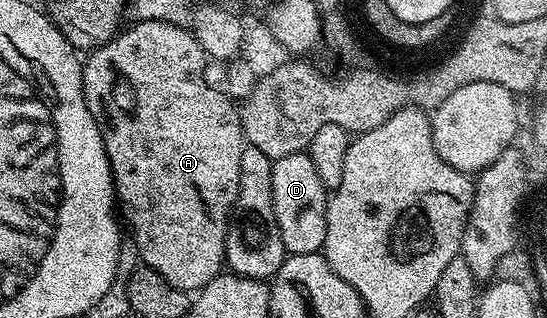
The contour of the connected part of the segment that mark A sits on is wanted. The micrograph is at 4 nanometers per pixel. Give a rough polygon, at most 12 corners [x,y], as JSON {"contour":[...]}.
{"contour":[[136,20],[84,97],[143,267],[221,275],[246,146],[187,27]]}

